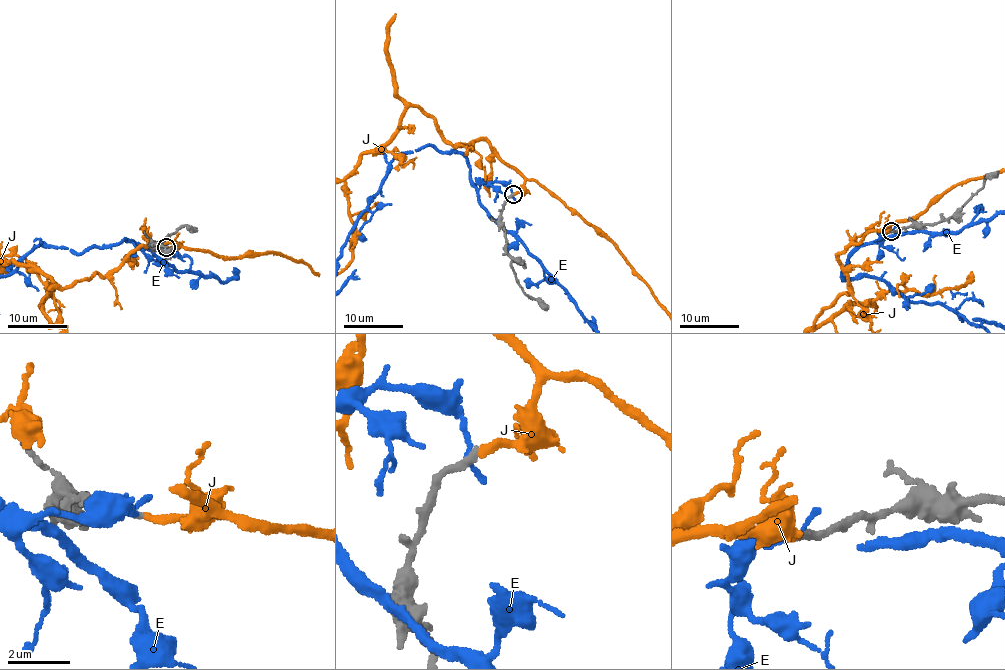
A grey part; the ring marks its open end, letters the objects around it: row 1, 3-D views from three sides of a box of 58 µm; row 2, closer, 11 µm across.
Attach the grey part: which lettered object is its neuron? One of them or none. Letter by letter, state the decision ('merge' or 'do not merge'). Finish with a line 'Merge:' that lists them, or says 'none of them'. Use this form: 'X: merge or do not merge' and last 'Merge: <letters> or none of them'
E: do not merge
J: merge
Merge: J

